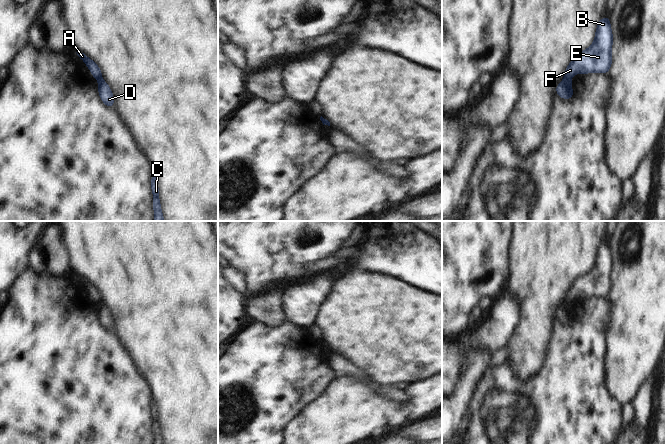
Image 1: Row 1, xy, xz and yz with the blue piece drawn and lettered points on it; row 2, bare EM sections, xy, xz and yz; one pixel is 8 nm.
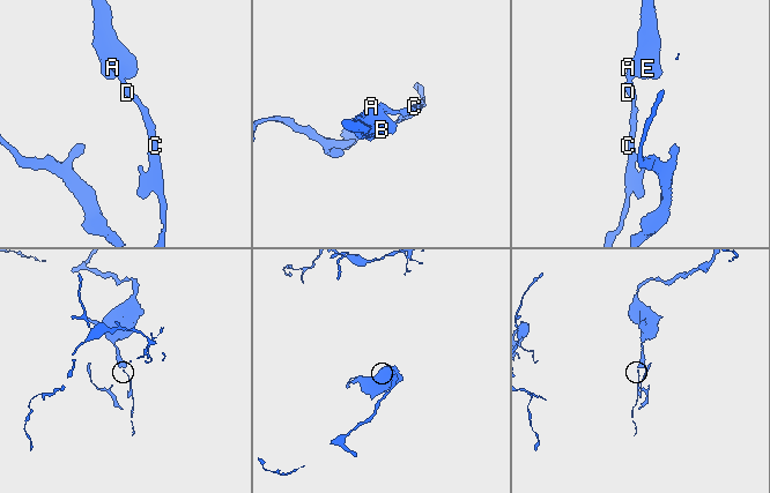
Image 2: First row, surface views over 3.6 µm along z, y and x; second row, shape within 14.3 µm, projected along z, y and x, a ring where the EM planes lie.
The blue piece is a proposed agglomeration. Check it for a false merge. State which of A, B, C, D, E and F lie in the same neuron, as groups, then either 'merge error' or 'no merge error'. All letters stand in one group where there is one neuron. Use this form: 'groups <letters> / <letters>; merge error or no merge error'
groups A B E F / C D; merge error

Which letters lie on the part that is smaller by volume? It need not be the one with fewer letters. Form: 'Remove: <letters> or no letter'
Remove: C, D

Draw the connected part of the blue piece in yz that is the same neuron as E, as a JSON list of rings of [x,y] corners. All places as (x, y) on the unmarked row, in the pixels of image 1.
[[[607,239],[599,245],[592,269],[572,283],[564,296],[564,302],[570,303],[577,297],[608,297],[612,288],[612,267],[613,259]]]

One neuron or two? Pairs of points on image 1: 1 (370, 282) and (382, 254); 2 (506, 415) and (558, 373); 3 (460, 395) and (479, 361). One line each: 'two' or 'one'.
1: two
2: one
3: one

